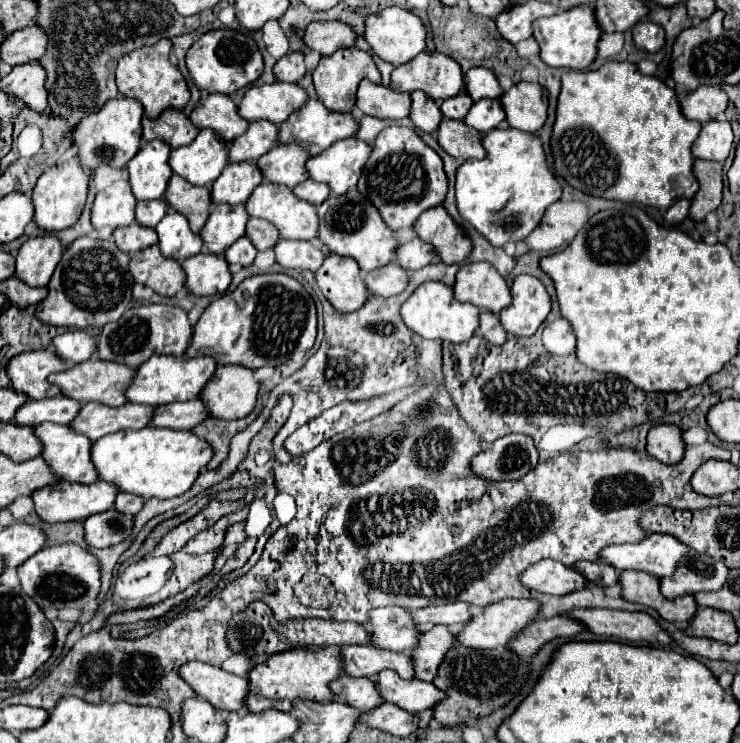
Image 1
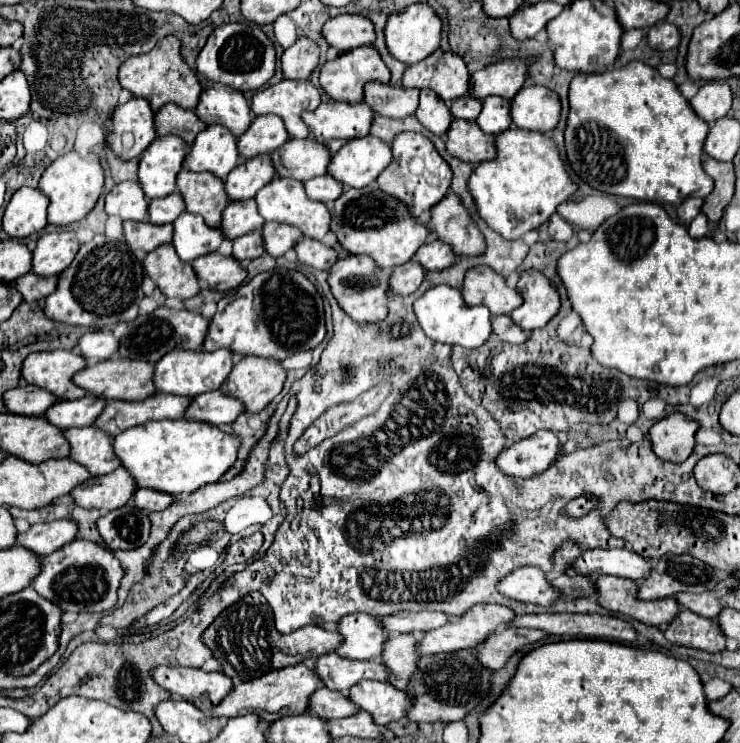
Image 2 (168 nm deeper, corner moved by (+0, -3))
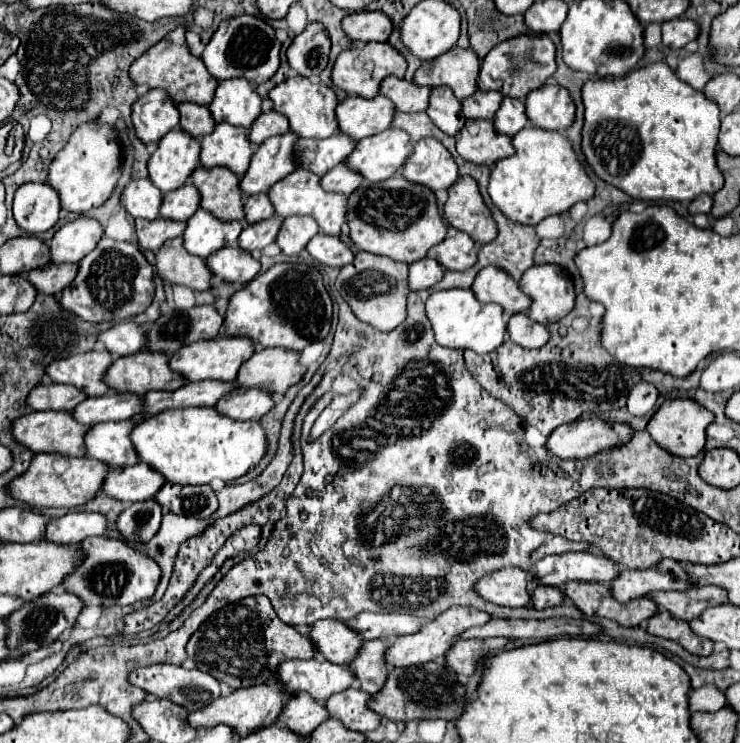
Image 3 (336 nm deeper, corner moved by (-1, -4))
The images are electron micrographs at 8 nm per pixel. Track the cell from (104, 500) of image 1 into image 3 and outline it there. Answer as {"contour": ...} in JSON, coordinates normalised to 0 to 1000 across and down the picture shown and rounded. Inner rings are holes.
{"contour":[[[188,620],[180,629],[153,629],[142,645],[139,661],[166,677],[185,677],[207,672],[220,653],[223,642]]]}

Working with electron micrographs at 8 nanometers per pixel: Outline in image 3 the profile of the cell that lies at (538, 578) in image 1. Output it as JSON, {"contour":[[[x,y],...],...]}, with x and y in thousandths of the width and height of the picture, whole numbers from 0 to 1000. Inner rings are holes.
{"contour":[[[682,763],[650,777],[642,785],[645,801],[677,817],[709,817],[718,806],[712,795],[715,771],[699,763]]]}

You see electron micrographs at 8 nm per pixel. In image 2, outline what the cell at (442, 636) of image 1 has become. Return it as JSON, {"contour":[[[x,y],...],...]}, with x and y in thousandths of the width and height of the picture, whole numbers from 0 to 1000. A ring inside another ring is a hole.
{"contour":[[[535,853],[524,859],[516,891],[527,899],[527,921],[541,929],[549,929],[557,907],[565,902],[565,888],[565,859],[559,853]]]}

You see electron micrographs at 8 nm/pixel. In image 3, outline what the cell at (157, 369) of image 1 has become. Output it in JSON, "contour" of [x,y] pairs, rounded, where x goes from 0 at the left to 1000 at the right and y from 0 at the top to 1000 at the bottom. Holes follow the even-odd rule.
{"contour":[[[293,454],[280,459],[266,459],[258,464],[245,467],[231,478],[231,497],[245,502],[255,515],[274,513],[274,510],[304,510],[318,513],[323,494],[342,478],[345,464],[339,456],[331,454]]]}

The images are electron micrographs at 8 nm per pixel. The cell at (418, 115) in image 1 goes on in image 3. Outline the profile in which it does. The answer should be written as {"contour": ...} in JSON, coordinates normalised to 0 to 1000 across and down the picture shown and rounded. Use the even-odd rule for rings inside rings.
{"contour":[[[604,114],[582,120],[577,155],[604,182],[618,182],[623,176],[623,171],[628,168],[628,157],[623,152],[623,139]]]}

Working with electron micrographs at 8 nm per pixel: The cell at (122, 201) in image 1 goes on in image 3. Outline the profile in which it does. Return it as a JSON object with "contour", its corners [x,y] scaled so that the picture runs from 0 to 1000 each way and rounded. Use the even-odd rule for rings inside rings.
{"contour":[[[180,241],[166,257],[166,279],[182,295],[212,295],[220,260],[207,249],[204,241]]]}

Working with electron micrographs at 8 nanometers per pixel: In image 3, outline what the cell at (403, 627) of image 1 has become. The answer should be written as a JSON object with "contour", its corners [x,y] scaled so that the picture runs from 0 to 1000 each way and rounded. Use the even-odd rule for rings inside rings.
{"contour":[[[453,833],[423,838],[418,860],[423,863],[426,879],[455,895],[469,895],[472,887],[477,887],[477,882],[488,873],[488,857]]]}

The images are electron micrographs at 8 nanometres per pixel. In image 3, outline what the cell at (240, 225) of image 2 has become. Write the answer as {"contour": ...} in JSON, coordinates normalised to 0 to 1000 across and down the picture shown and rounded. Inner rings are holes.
{"contour":[[[361,260],[334,265],[334,271],[331,271],[331,292],[334,292],[336,300],[364,295],[369,287],[372,287],[372,281],[369,281],[369,273],[364,271]]]}

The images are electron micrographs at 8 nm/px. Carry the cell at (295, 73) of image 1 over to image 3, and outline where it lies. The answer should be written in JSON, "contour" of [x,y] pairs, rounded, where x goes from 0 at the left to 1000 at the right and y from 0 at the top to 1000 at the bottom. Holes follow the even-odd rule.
{"contour":[[[423,28],[404,44],[388,66],[391,87],[399,98],[426,106],[445,85],[447,55],[439,36],[431,28]]]}

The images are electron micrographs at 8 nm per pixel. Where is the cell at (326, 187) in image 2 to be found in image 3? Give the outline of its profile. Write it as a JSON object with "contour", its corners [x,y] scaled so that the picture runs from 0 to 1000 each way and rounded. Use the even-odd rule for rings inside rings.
{"contour":[[[466,219],[450,225],[450,227],[434,241],[434,249],[439,252],[439,257],[464,260],[464,262],[474,262],[488,246],[491,246],[491,236],[488,236],[485,230],[477,230],[477,227],[469,225]]]}

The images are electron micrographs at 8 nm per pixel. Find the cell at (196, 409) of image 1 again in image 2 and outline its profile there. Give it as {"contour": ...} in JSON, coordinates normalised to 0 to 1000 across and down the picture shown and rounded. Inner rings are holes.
{"contour":[[[281,528],[259,536],[257,546],[249,555],[249,563],[300,576],[314,571],[327,552],[330,546],[324,538],[305,533],[300,528]]]}

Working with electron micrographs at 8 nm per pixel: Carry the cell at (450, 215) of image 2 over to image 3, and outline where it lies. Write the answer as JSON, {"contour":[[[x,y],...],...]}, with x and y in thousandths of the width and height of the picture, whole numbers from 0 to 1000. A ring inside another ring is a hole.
{"contour":[[[626,236],[607,252],[607,268],[599,276],[604,303],[634,314],[647,330],[655,330],[672,319],[672,300],[655,276],[647,249],[639,238]]]}

